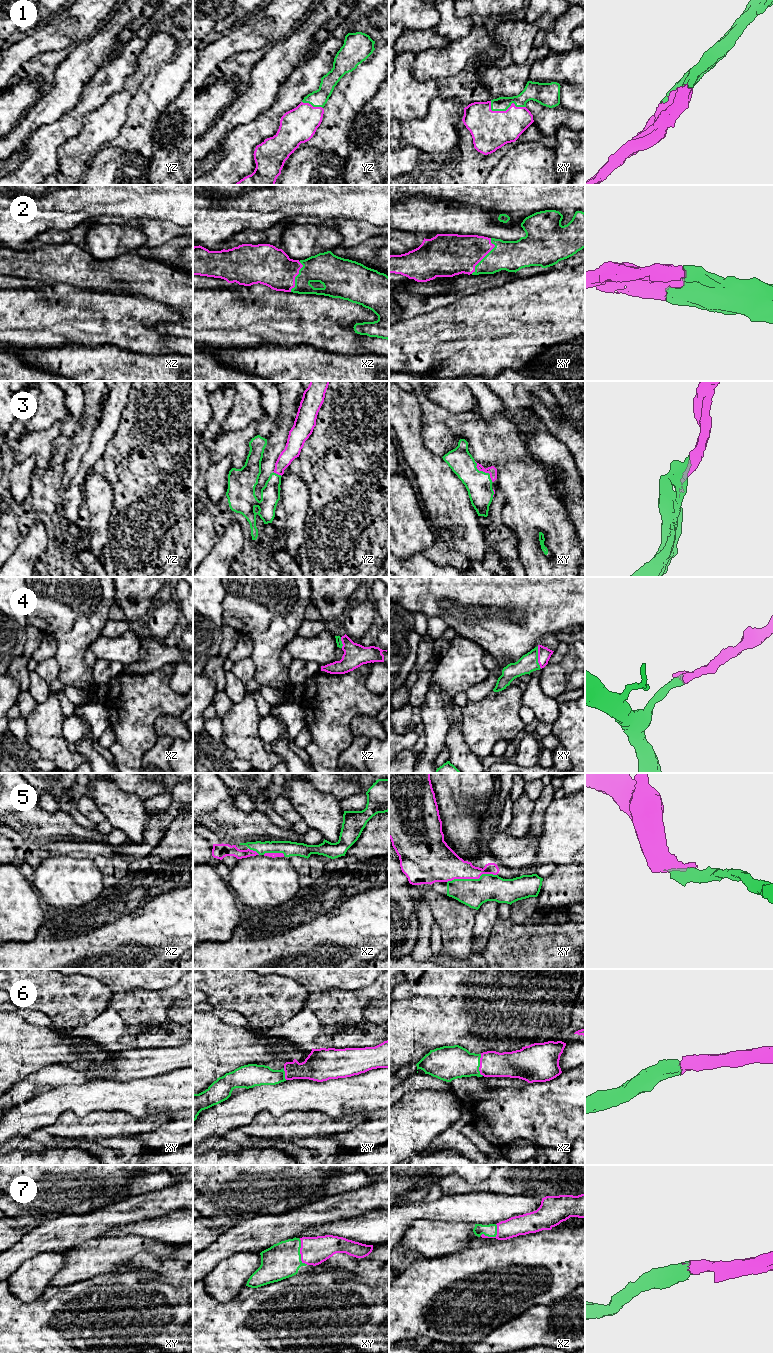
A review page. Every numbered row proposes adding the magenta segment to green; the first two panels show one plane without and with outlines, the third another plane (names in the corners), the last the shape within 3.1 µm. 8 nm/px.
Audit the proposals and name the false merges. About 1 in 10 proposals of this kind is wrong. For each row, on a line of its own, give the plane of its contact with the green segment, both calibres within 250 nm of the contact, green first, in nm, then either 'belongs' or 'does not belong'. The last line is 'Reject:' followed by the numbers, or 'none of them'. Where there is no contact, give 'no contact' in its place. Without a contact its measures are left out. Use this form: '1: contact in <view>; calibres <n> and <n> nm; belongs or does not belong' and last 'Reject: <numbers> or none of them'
1: contact in xy; calibres 110 and 320 nm; belongs
2: contact in xy; calibres 240 and 320 nm; belongs
3: contact in xy; calibres 200 and 70 nm; belongs
4: contact in xy; calibres 150 and 110 nm; belongs
5: contact in xy; calibres 220 and 260 nm; belongs
6: contact in xz; calibres 280 and 200 nm; belongs
7: contact in xy; calibres 280 and 220 nm; belongs
Reject: none of them

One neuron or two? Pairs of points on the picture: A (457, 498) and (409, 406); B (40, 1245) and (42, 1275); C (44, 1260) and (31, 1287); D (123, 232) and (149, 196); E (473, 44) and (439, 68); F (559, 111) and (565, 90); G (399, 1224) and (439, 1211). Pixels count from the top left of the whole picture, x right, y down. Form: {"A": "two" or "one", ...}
{"A": "one", "B": "two", "C": "one", "D": "two", "E": "one", "F": "two", "G": "one"}

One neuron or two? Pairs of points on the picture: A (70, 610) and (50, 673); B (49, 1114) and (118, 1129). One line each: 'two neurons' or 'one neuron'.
A: two neurons
B: two neurons

